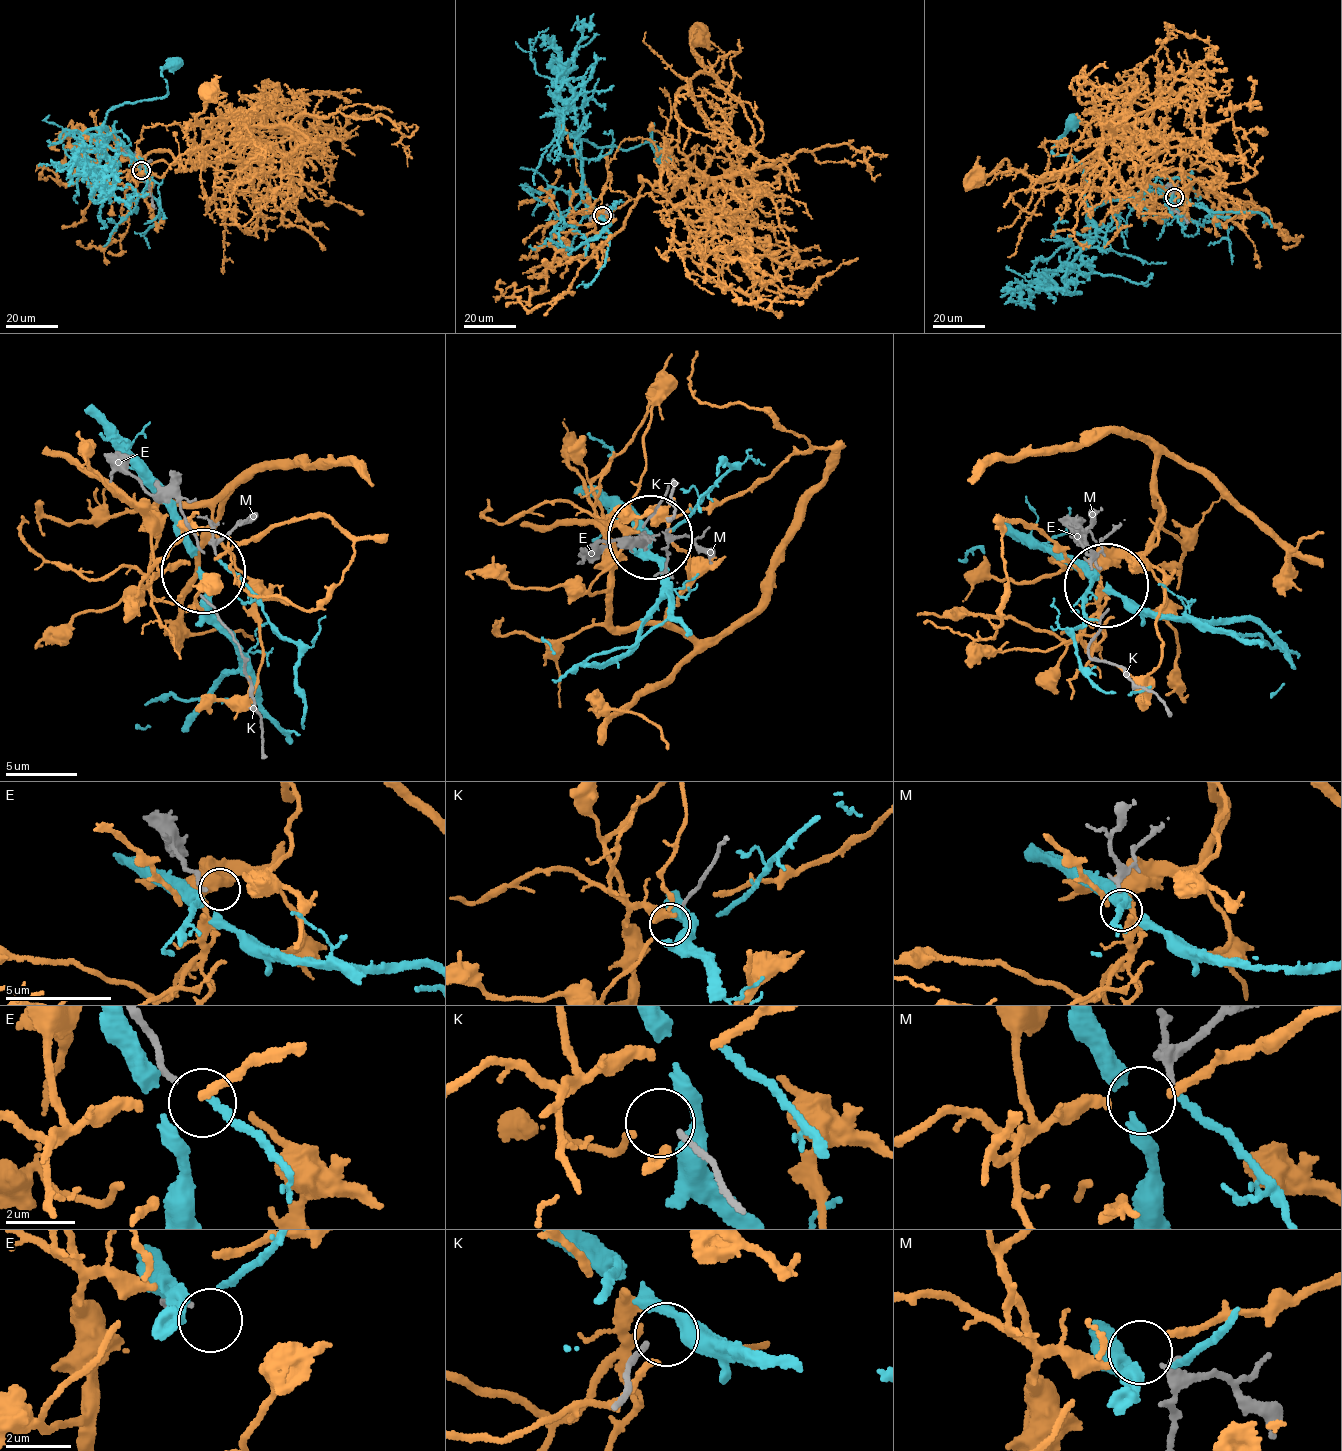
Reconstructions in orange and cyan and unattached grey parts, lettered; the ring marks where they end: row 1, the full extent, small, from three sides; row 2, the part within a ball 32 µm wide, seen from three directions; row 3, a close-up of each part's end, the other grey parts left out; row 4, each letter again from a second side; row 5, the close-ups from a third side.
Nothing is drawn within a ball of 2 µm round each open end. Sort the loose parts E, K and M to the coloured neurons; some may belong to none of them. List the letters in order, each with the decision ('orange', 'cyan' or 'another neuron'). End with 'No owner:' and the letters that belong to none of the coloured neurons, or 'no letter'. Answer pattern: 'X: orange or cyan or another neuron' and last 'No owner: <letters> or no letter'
E: another neuron
K: another neuron
M: another neuron
No owner: E, K, M

